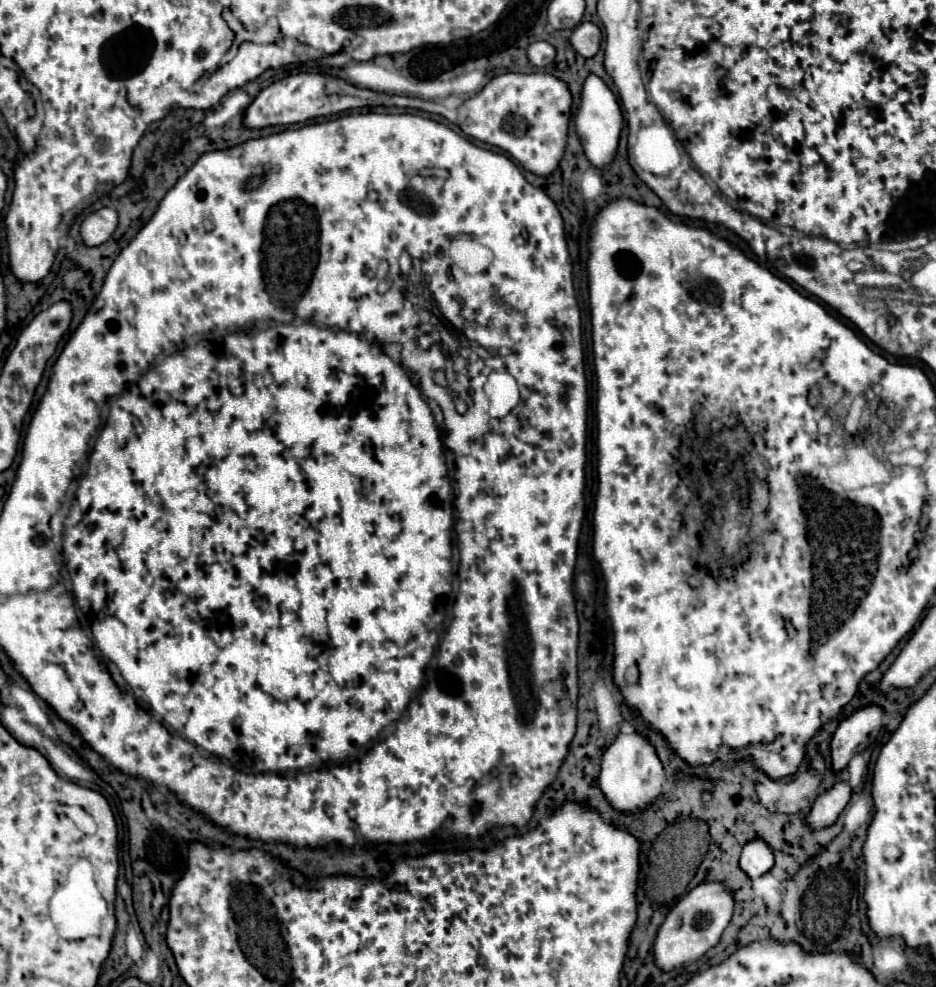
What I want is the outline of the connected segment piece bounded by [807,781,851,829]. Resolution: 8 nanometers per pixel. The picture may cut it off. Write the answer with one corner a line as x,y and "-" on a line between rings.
837,781
831,789
827,789
823,795
817,797
813,803
813,809
807,817
809,827
821,829
827,825
833,825
839,817
839,813
845,809
845,805
851,799
851,787
845,781

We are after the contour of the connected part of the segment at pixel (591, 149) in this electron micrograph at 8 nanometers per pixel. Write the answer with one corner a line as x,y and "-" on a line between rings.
589,75
583,83
581,107
575,115
575,131
583,143
589,163
595,169
609,169
609,165
613,163
613,159
617,155
617,147
619,147
621,131
623,131
623,115
621,115
615,95
609,91
609,87
603,83
603,79
599,79
597,75

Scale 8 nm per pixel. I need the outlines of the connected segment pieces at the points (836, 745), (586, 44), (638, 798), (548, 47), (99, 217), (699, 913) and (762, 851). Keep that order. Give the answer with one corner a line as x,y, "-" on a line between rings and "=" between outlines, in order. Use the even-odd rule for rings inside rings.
865,705
841,721
831,741
835,771
841,771
843,767
847,767
853,755
861,753
869,743
875,741
881,729
883,713
885,711
879,705
=
581,23
571,35
571,45
583,57
593,57
601,47
601,31
593,23
=
617,733
613,743
603,753
599,787
609,803
619,811
639,811
663,793
663,765
645,735
=
537,41
537,43
531,43
529,49
527,49
527,55
529,55
529,61
537,67
547,67
555,61
555,47
547,41
=
103,207
103,209
87,215
81,225
81,237
83,237
85,245
89,245
89,247
103,245
117,229
117,221
119,221
117,211
113,211
109,207
=
701,883
691,889
675,903
659,927
655,939
655,963
663,971
671,971
675,967
697,961
703,953
717,945
723,929
731,921
733,907
733,895
729,895
729,887
725,887
725,883
=
753,839
743,847
741,853
741,869
749,875
749,877
761,877
767,871
771,871
775,863
775,855
773,849
769,847
769,843
765,843
763,839

